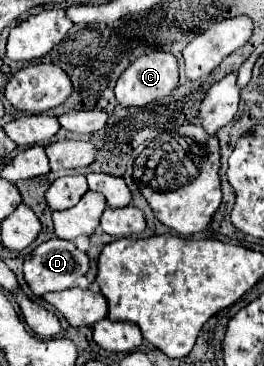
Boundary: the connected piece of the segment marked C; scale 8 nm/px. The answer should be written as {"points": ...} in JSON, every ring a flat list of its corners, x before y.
{"points":[[153,51,153,53,147,53,139,59,135,59,123,73,121,77,117,79,117,85,115,85,115,97,117,97,117,103,121,107,145,107,157,99,163,99,167,97,173,89,179,87,179,65,177,65,177,59,169,53,163,53,163,51]]}

